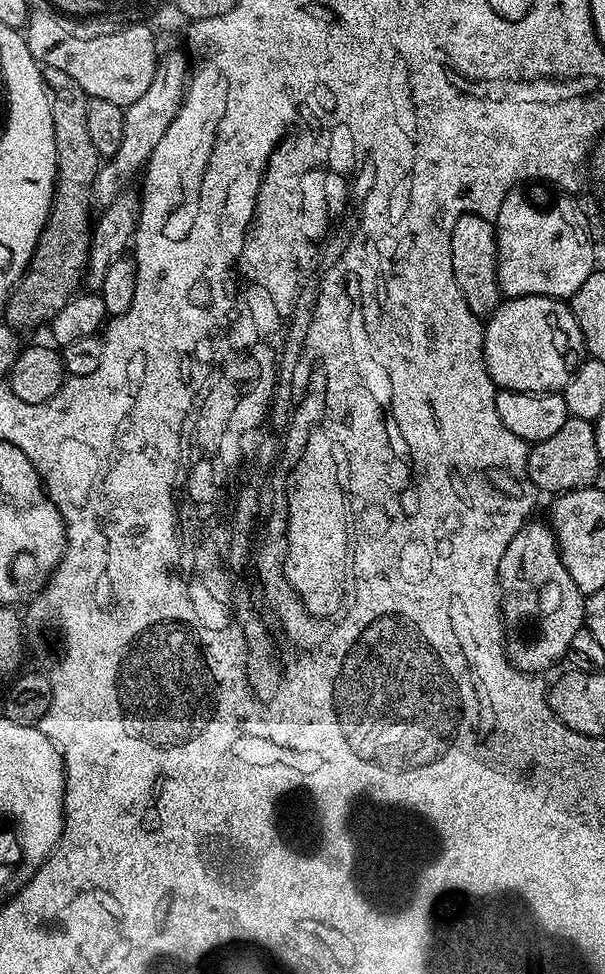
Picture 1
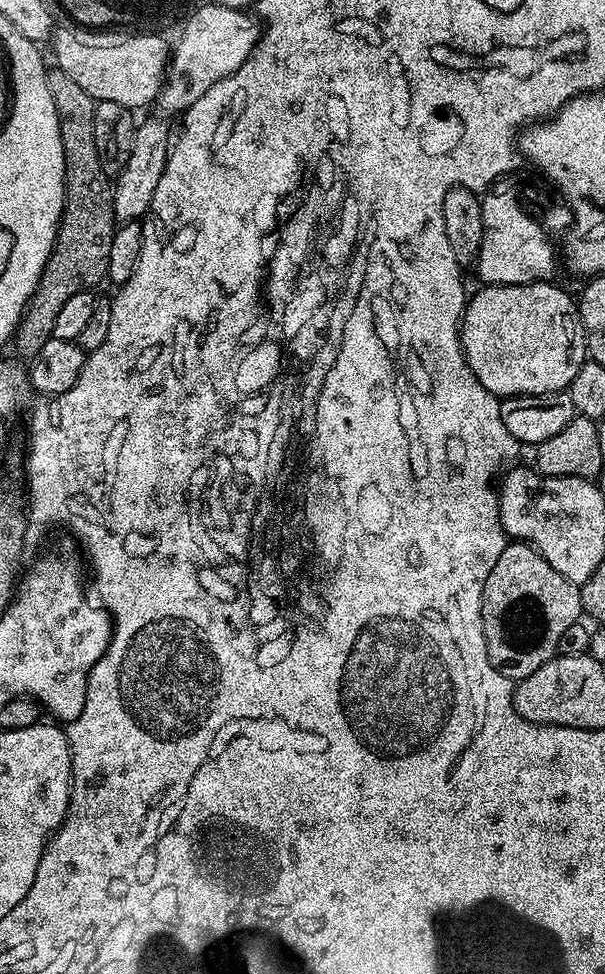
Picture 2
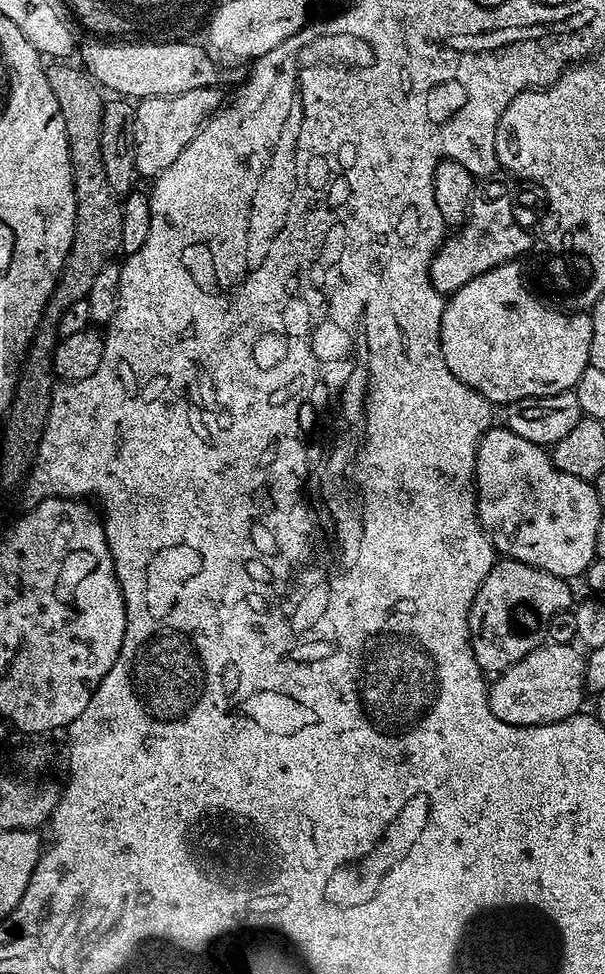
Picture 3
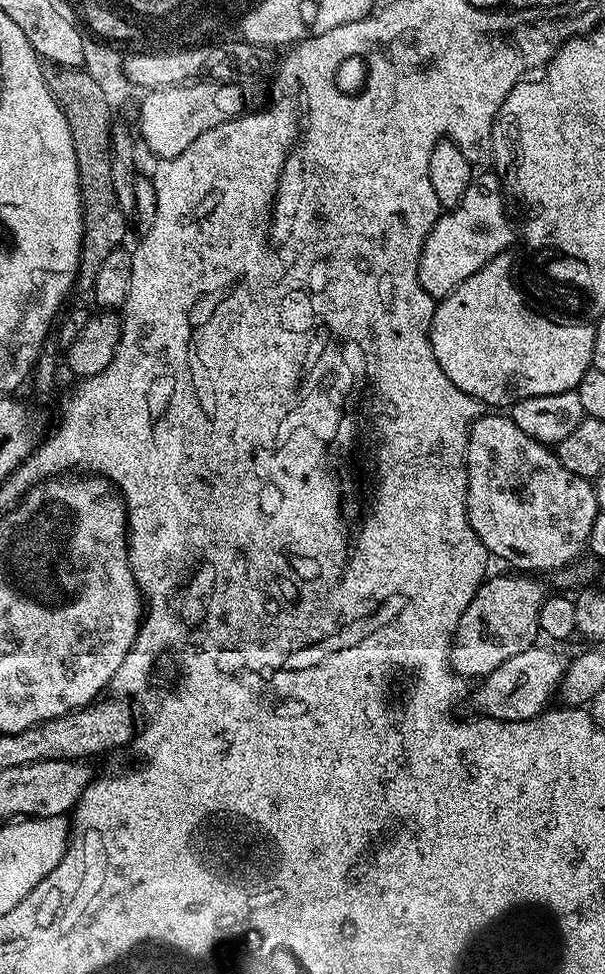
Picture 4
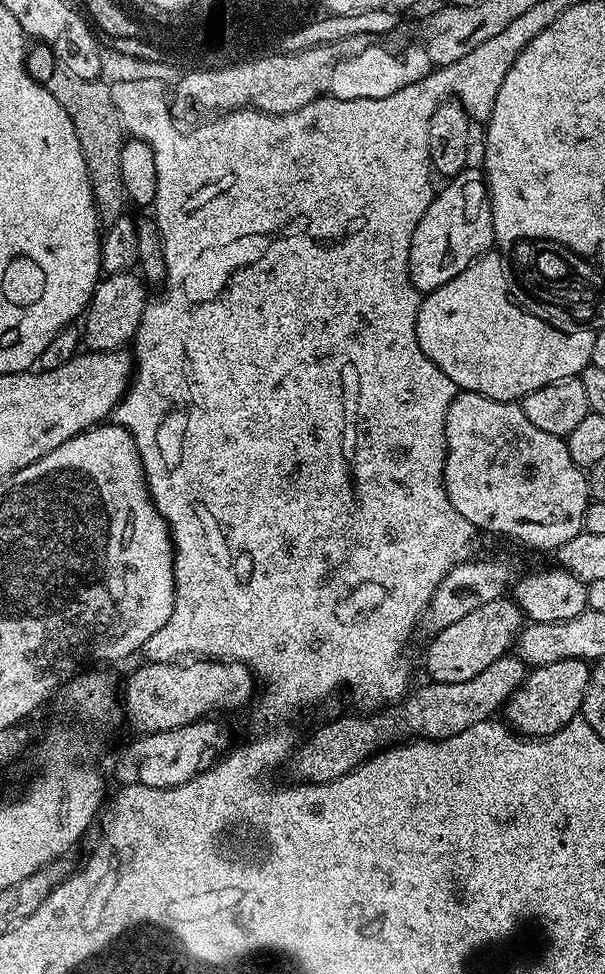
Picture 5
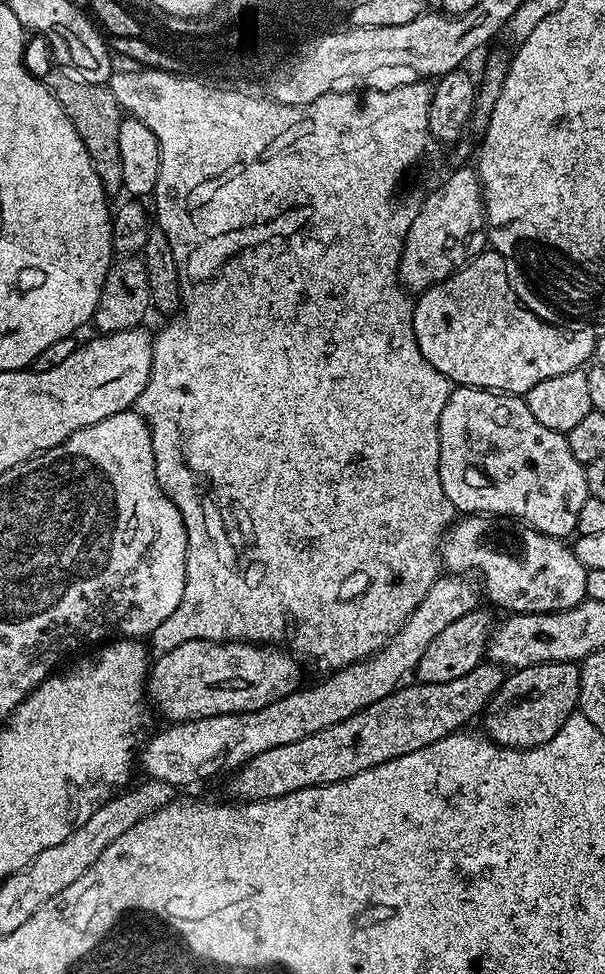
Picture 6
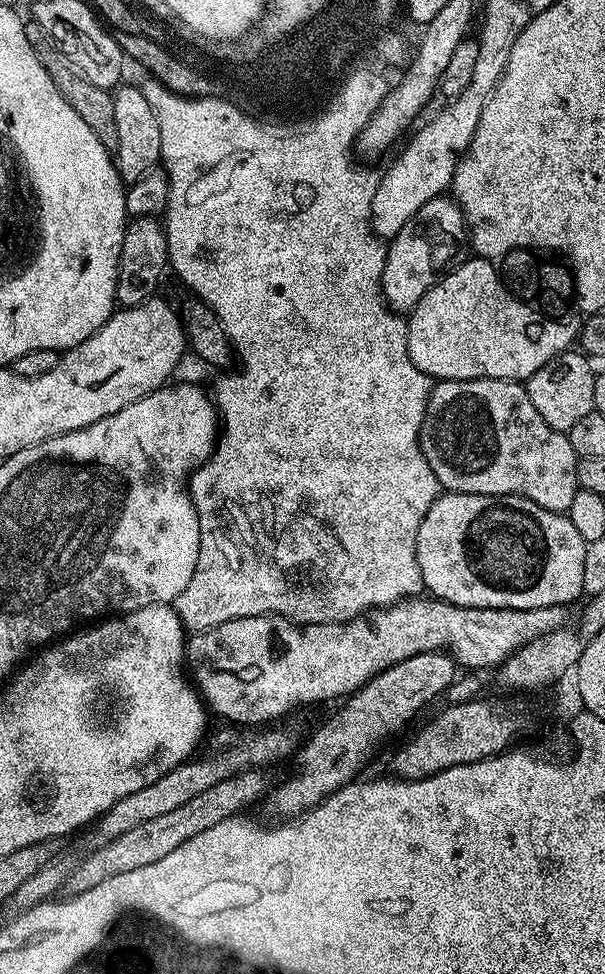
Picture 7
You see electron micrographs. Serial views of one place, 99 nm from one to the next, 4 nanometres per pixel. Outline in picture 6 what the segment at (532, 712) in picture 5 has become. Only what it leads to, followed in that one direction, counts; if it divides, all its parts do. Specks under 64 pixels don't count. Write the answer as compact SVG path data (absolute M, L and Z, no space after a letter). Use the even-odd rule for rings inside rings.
M545 662L515 669L492 698L490 712L503 726L505 743L545 744L562 730L580 703L580 669L575 663Z

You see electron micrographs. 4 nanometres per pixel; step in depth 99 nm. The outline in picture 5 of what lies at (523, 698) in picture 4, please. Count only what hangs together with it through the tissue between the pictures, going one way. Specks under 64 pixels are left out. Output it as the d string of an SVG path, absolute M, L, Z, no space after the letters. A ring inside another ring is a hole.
M509 654L498 658L498 662L490 662L482 674L474 674L474 678L466 682L430 683L430 690L422 694L422 707L419 709L424 715L424 728L431 734L440 732L441 735L452 735L466 724L475 727L478 722L495 717L496 711L507 705L509 698L526 679L525 661L515 655Z

